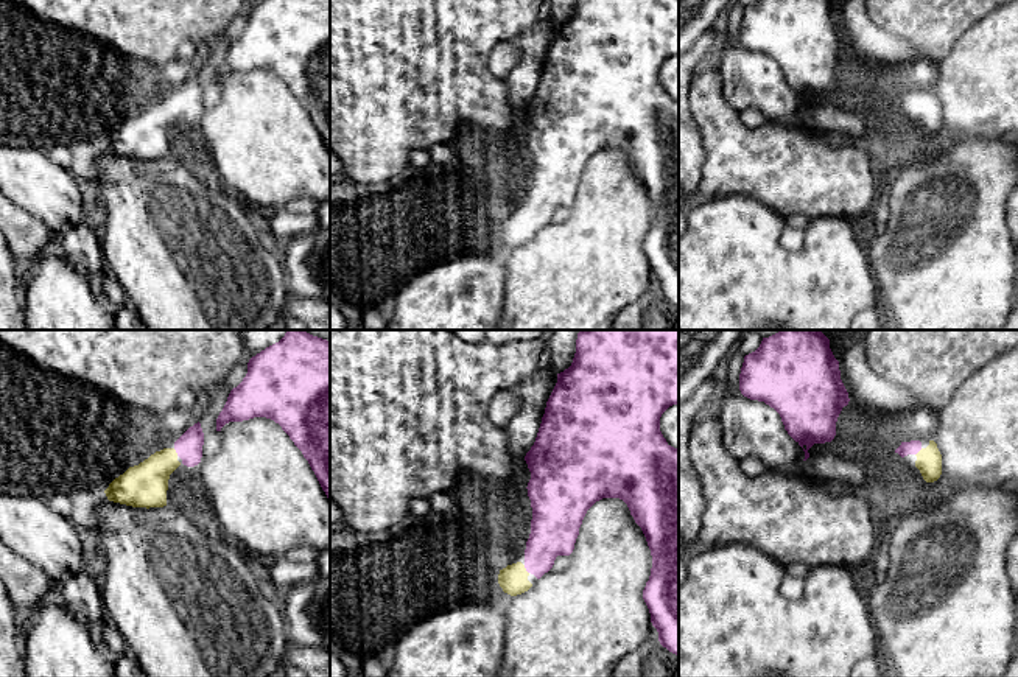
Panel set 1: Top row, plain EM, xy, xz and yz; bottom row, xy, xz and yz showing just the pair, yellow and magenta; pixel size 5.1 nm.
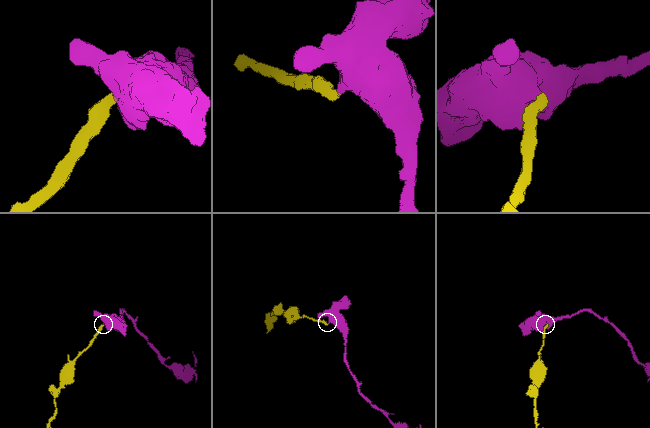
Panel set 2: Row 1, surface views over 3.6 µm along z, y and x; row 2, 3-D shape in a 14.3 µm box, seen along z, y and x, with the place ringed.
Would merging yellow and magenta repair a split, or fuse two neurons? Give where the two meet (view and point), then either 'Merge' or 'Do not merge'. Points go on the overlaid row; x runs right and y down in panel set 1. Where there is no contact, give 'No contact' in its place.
Touches yellow at xz (525, 570). Merge

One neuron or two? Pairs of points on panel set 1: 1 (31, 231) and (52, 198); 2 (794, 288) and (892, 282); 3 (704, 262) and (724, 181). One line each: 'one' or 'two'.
1: two
2: two
3: two

